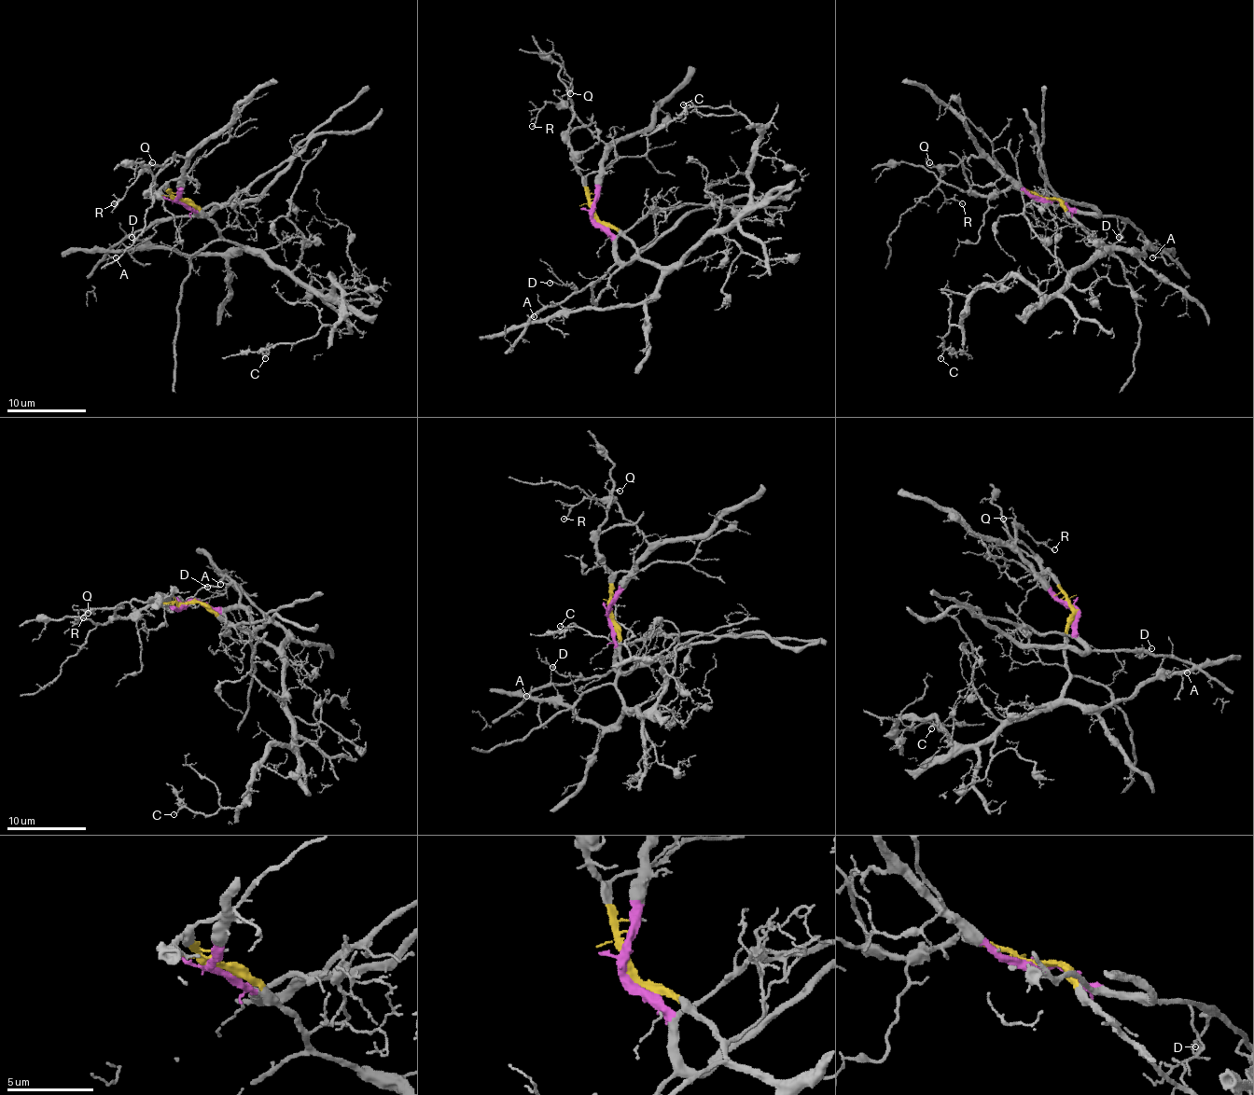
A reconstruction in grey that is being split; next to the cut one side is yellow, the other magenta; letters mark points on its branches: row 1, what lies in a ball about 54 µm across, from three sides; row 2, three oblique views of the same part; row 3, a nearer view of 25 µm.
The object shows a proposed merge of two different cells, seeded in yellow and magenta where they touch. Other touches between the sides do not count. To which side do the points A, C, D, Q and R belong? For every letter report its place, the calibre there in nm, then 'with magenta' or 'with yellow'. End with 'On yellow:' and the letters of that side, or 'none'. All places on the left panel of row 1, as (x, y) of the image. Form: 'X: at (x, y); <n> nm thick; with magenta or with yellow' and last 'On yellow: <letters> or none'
A: at (116, 257); 120 nm thick; with magenta
C: at (265, 358); 100 nm thick; with yellow
D: at (132, 237); 120 nm thick; with magenta
Q: at (152, 162); 140 nm thick; with magenta
R: at (114, 203); 130 nm thick; with magenta
On yellow: C

